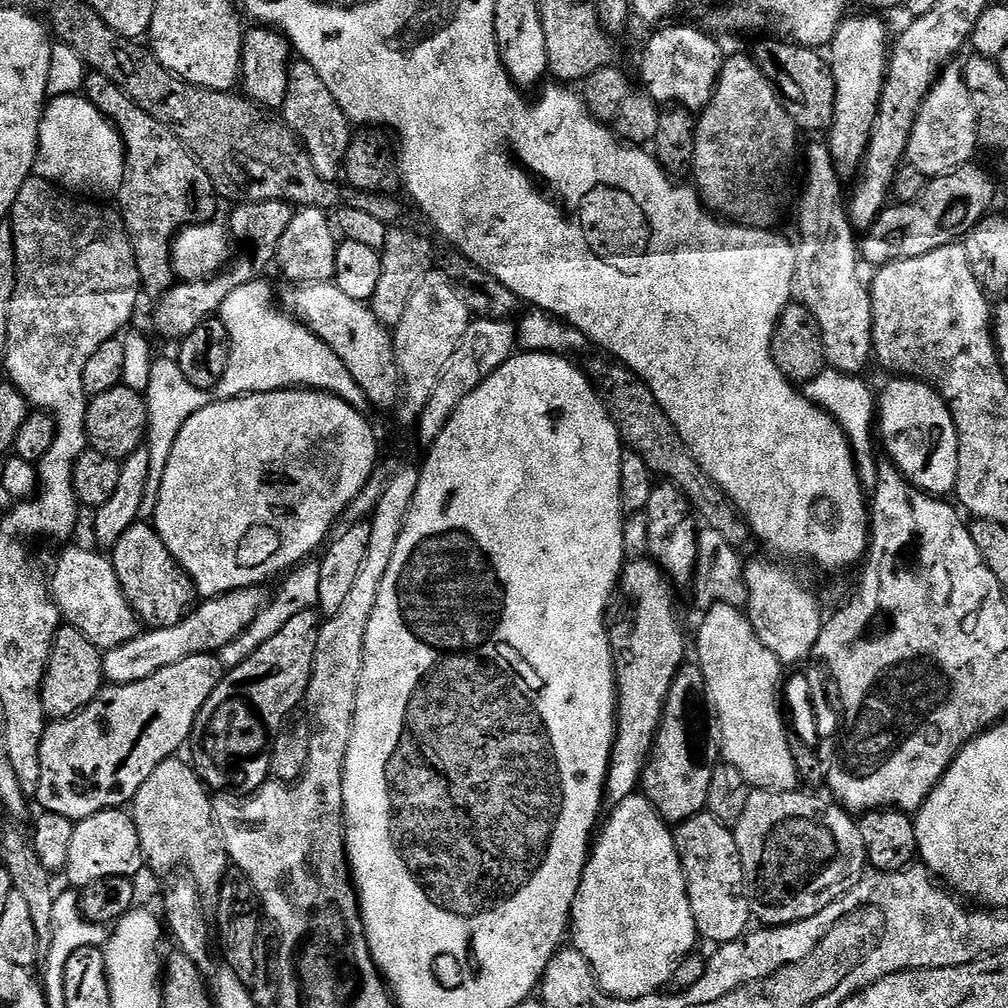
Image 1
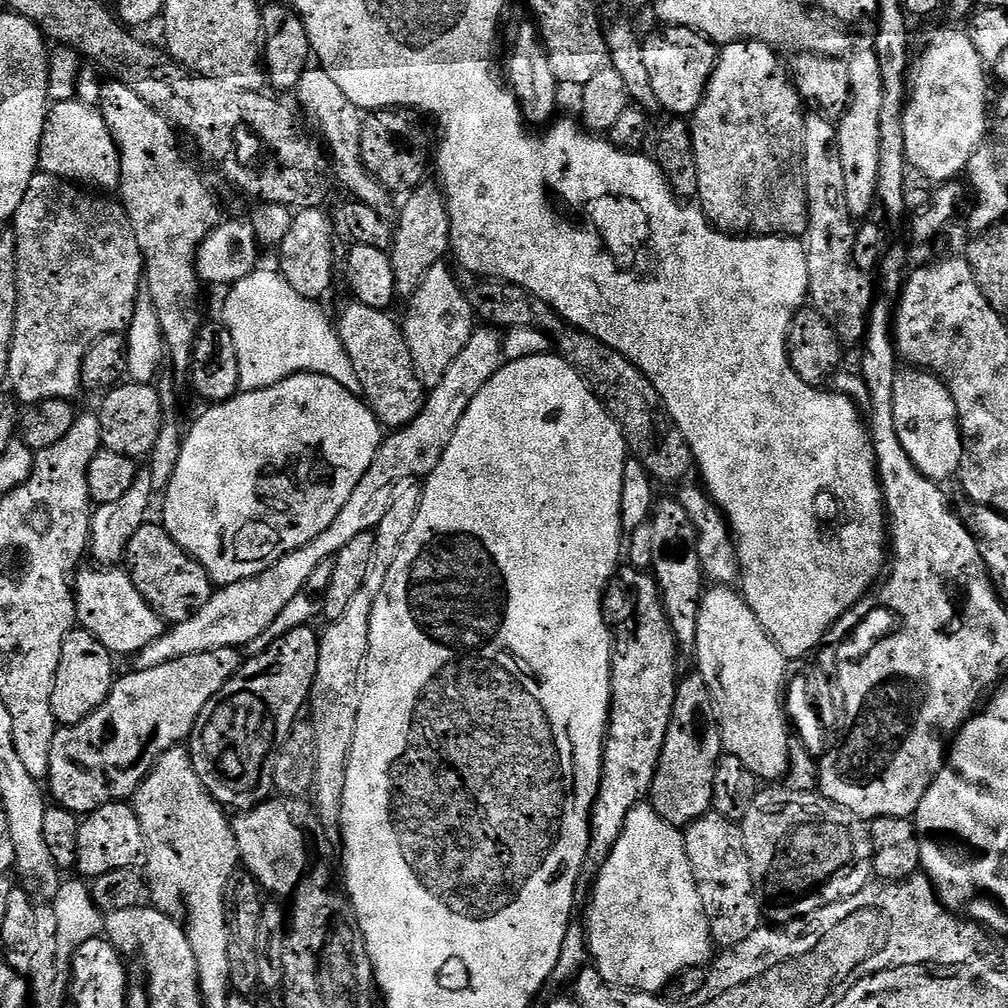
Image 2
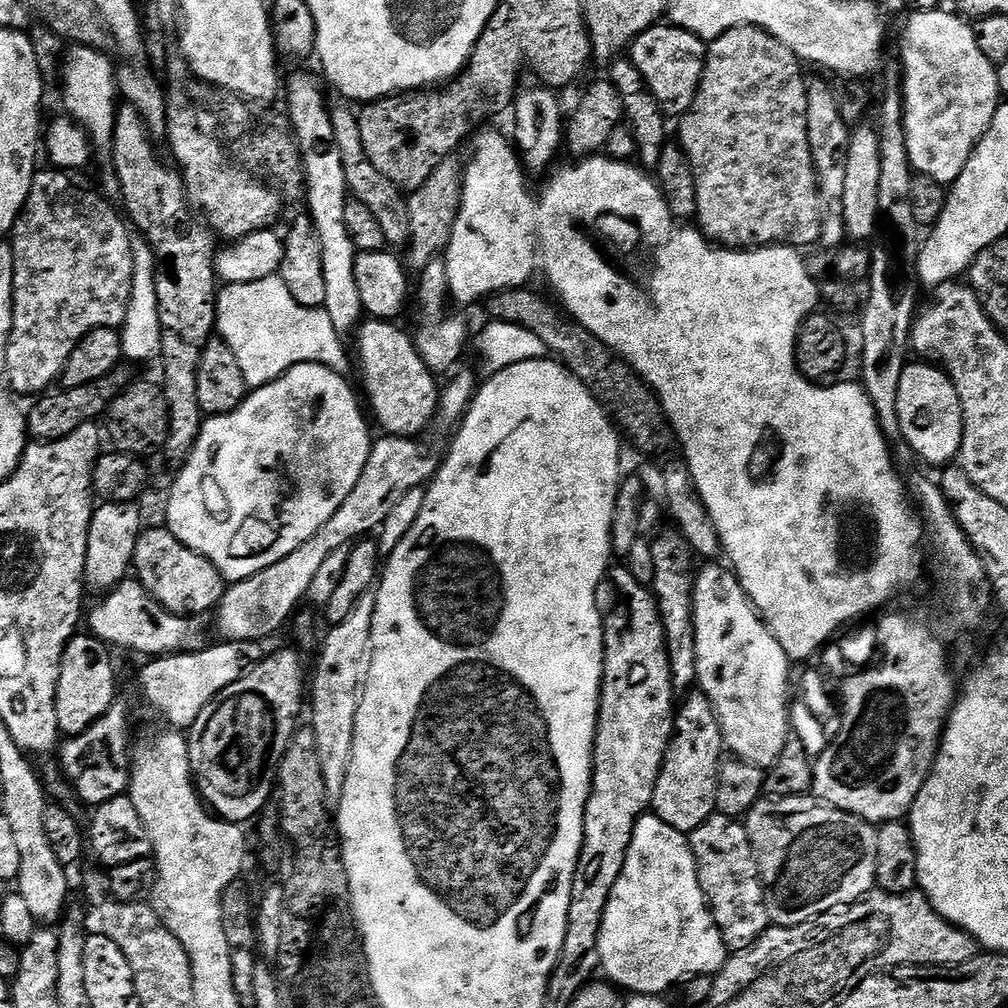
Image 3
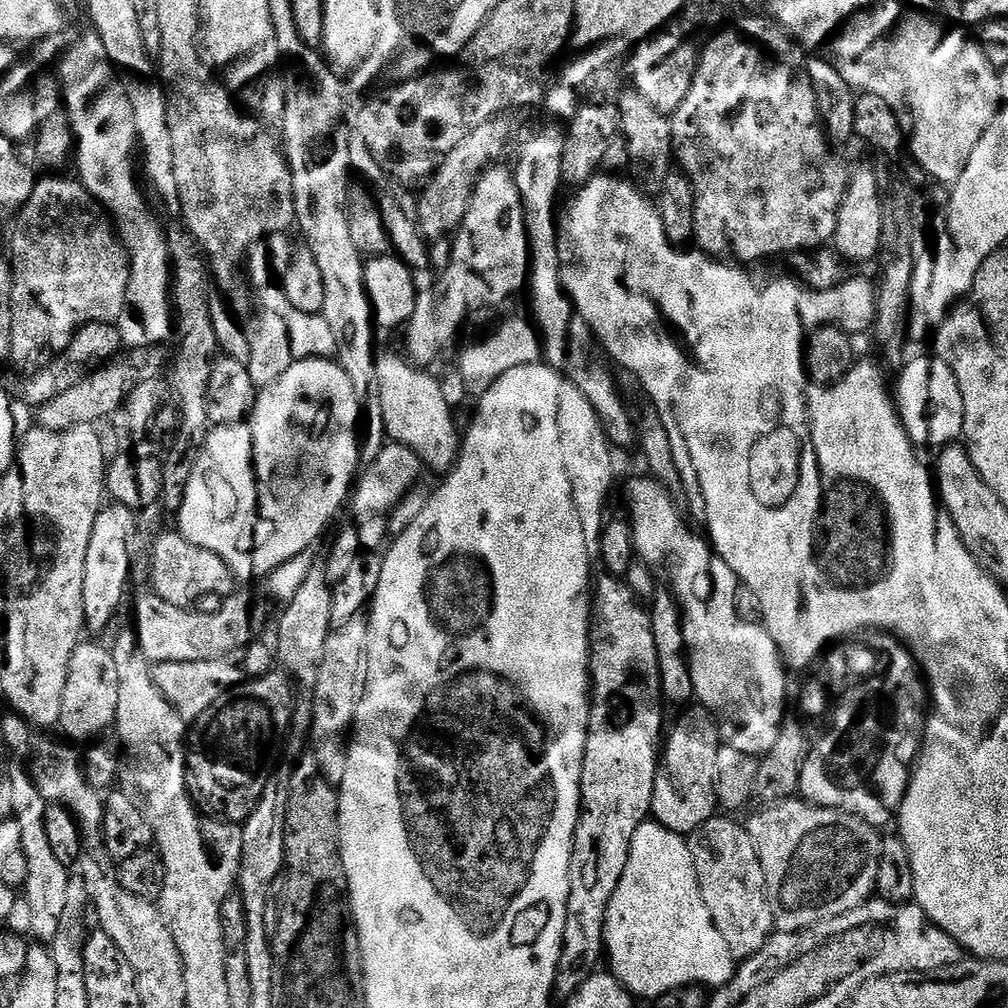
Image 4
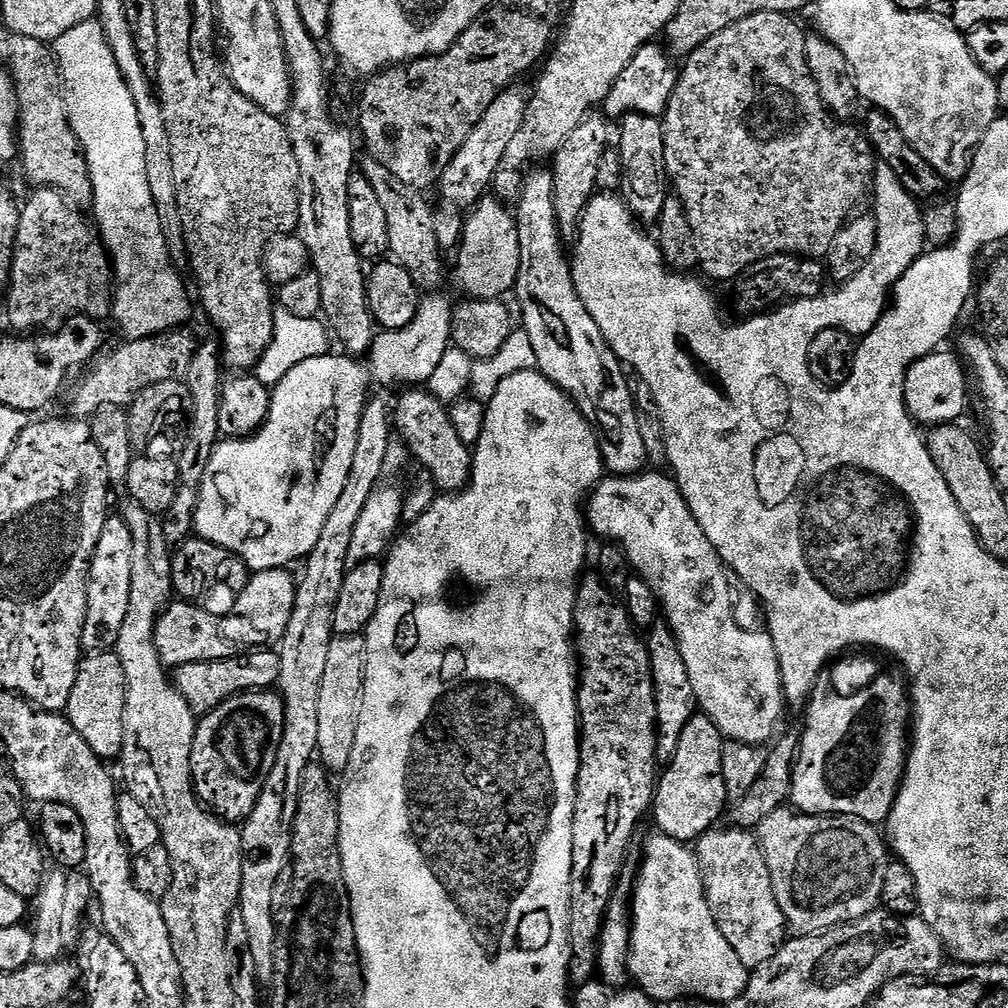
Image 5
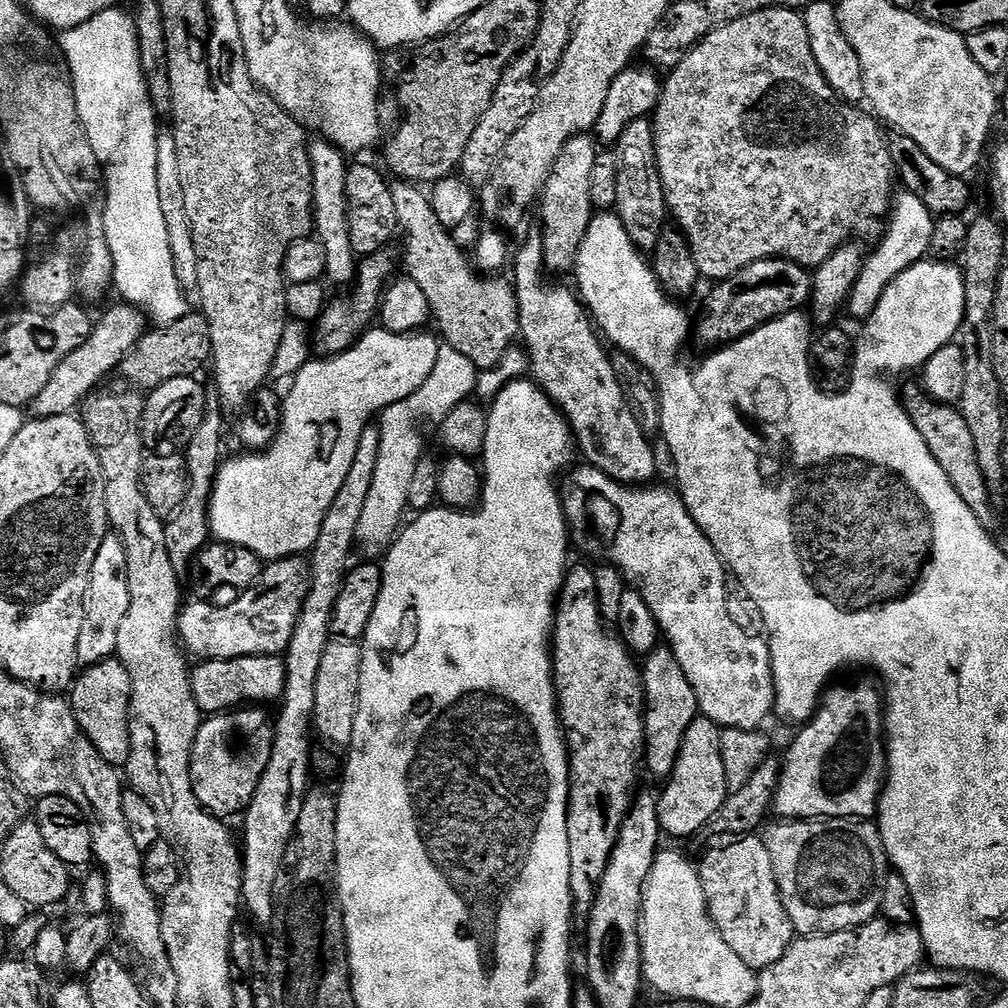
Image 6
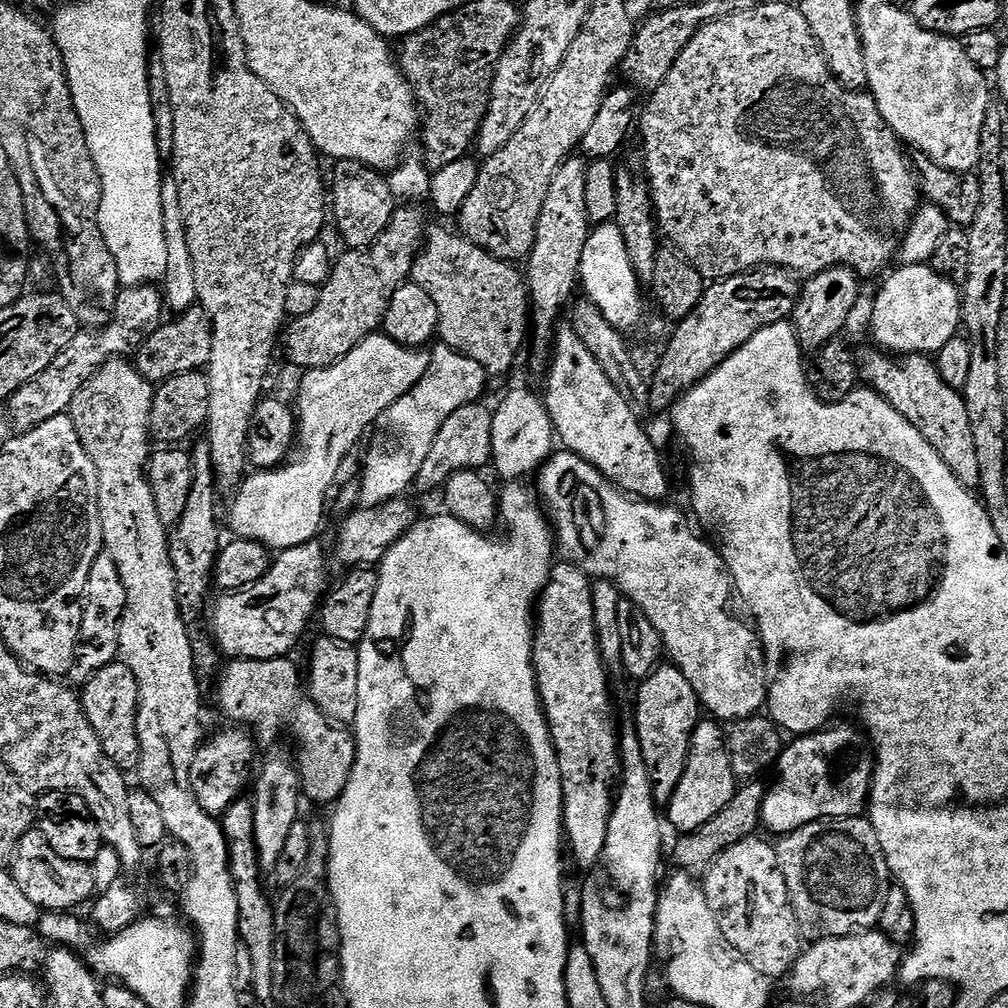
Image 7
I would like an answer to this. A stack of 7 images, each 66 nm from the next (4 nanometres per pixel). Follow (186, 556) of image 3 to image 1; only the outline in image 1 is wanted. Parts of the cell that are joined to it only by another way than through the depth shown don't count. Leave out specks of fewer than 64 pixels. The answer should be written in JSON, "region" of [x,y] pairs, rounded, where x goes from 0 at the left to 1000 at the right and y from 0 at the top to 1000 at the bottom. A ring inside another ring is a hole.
{"region":[[[150,519],[131,520],[129,526],[125,526],[125,530],[121,530],[117,538],[110,541],[109,555],[123,591],[131,598],[132,605],[148,624],[168,623],[181,617],[195,598],[193,577],[171,553]]]}

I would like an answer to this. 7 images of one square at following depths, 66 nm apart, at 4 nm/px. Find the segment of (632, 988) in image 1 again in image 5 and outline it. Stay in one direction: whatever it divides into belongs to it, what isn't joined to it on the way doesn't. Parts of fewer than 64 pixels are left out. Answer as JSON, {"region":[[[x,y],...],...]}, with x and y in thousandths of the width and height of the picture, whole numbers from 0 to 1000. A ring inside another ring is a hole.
{"region":[[[651,827],[639,841],[639,858],[629,877],[625,904],[627,930],[623,943],[623,966],[630,979],[646,988],[648,993],[693,990],[703,994],[721,994],[738,985],[744,961],[734,953],[728,938],[720,935],[716,923],[712,923],[708,915],[702,889],[698,886],[698,872],[694,870],[694,854],[690,852],[686,840],[664,829]]]}

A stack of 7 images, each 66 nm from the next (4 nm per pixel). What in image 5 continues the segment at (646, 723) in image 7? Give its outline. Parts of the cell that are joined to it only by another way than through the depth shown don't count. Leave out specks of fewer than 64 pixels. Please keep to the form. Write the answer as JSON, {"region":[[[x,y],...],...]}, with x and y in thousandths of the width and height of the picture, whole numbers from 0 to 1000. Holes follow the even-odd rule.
{"region":[[[652,617],[642,624],[641,638],[647,654],[651,686],[651,752],[652,755],[662,756],[669,752],[669,744],[673,744],[673,732],[677,732],[681,716],[691,709],[692,699],[688,681],[685,679],[685,665],[681,665],[681,653],[677,653],[673,633],[662,618]]]}

